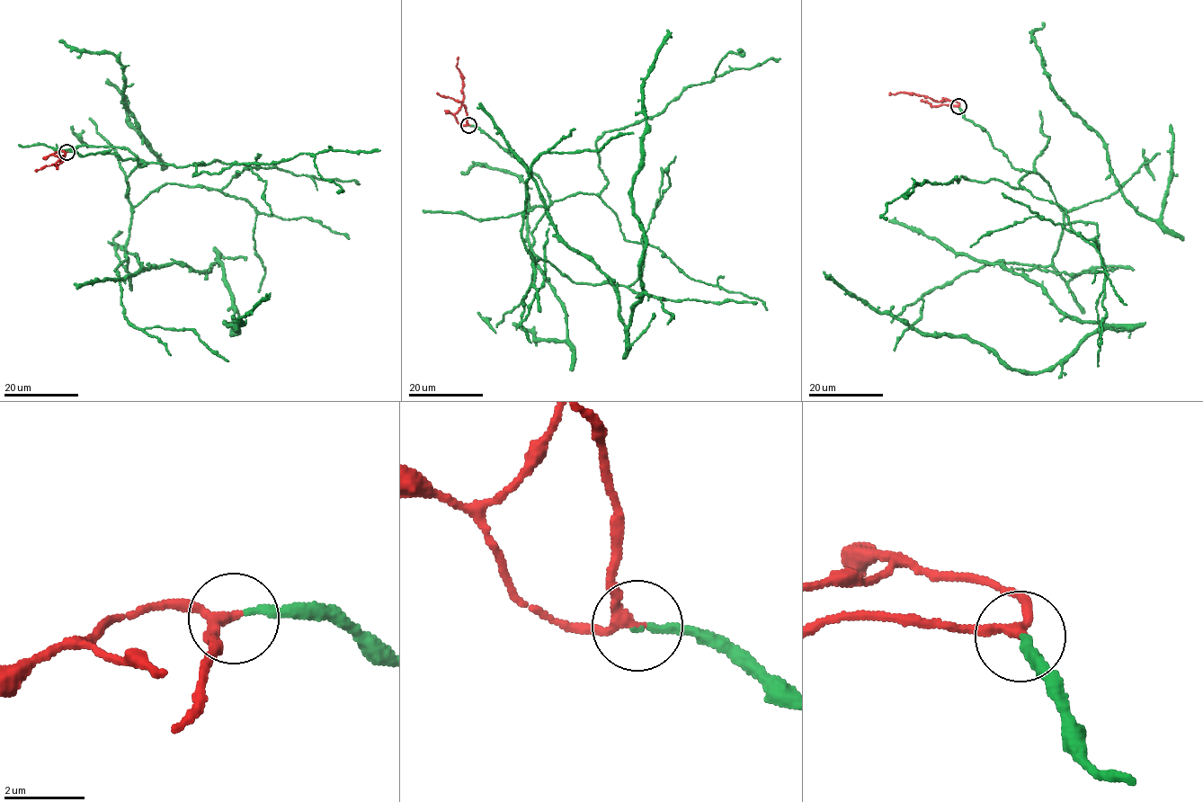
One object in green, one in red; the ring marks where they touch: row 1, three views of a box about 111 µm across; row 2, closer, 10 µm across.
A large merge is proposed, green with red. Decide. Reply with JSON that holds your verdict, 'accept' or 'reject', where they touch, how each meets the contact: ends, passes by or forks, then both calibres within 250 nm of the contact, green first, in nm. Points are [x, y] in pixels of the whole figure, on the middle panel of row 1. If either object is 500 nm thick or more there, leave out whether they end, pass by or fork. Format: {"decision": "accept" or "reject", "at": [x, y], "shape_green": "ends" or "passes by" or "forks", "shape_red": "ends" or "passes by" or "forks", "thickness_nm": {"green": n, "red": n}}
{"decision": "accept", "at": [468, 125], "shape_green": "ends", "shape_red": "passes by", "thickness_nm": {"green": 160, "red": 240}}

